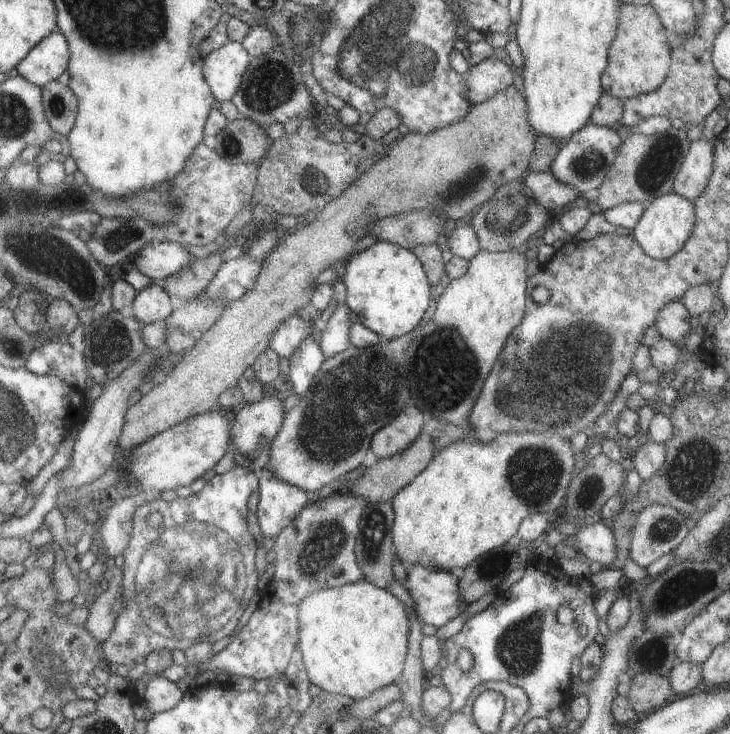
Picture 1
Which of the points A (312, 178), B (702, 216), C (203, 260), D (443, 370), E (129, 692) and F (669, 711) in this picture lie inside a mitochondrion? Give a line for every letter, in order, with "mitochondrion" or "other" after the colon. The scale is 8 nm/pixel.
A: mitochondrion
B: other
C: other
D: mitochondrion
E: other
F: other

